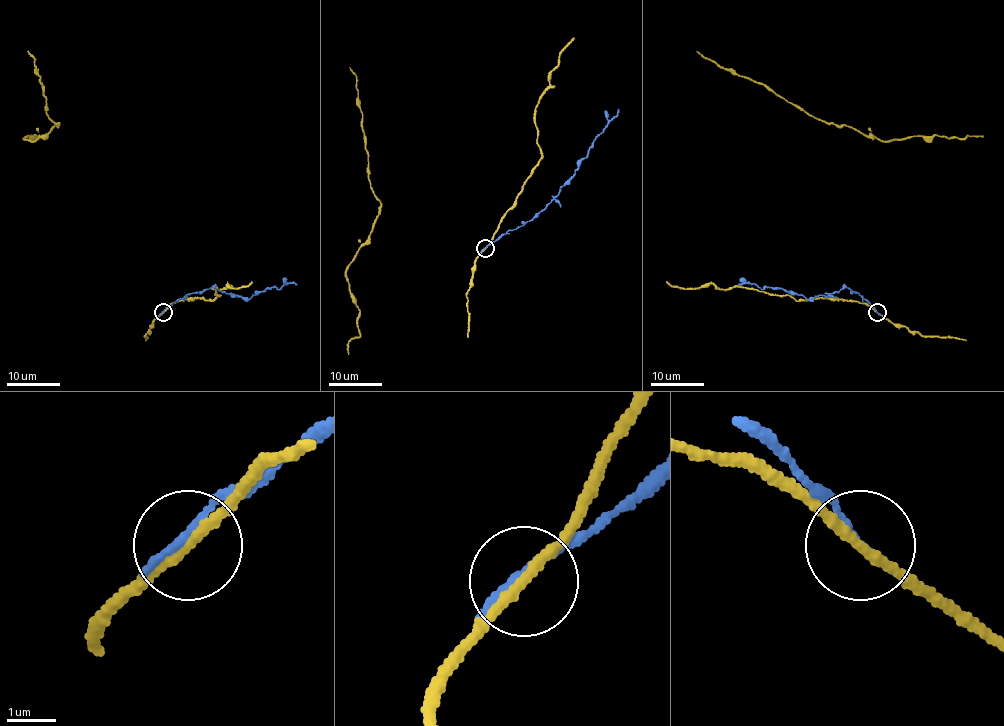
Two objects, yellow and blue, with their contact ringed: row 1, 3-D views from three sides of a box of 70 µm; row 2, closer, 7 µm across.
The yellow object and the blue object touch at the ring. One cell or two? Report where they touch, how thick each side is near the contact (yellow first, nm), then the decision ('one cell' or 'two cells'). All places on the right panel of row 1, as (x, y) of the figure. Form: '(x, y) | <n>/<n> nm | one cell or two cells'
(877, 312) | 200/200 nm | two cells

